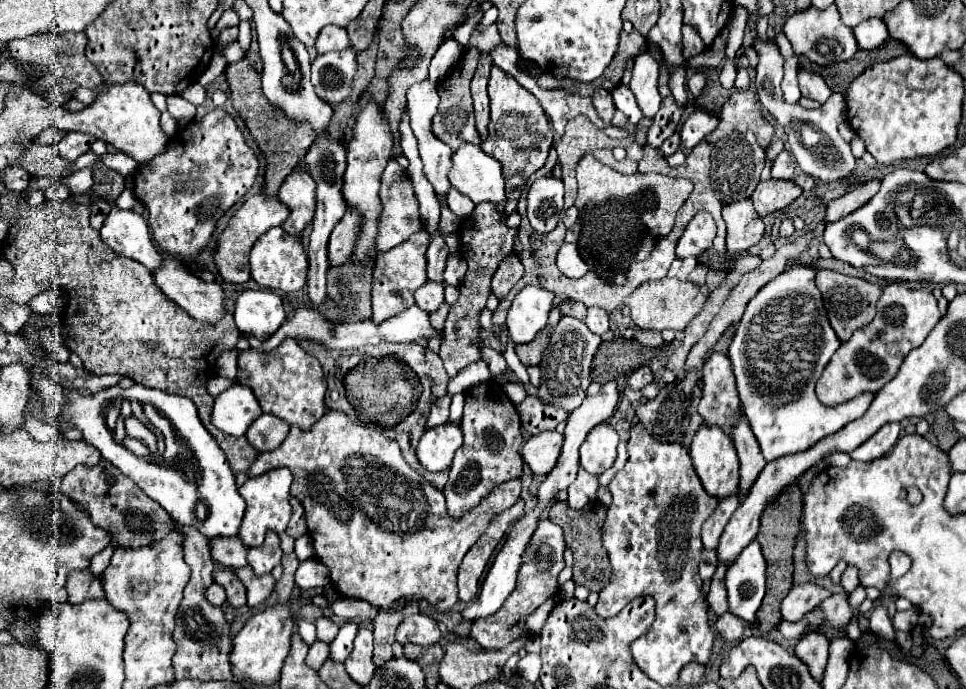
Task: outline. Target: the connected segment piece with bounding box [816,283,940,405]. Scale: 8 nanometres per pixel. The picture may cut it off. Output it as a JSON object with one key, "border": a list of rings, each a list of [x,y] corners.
{"border":[[[888,285],[884,287],[878,303],[876,317],[862,329],[854,331],[848,343],[842,343],[840,349],[832,355],[822,377],[816,383],[816,395],[824,405],[840,405],[852,397],[872,391],[878,393],[898,371],[902,359],[924,343],[928,333],[940,321],[940,311],[936,299],[928,291],[908,289],[906,285]]]}

